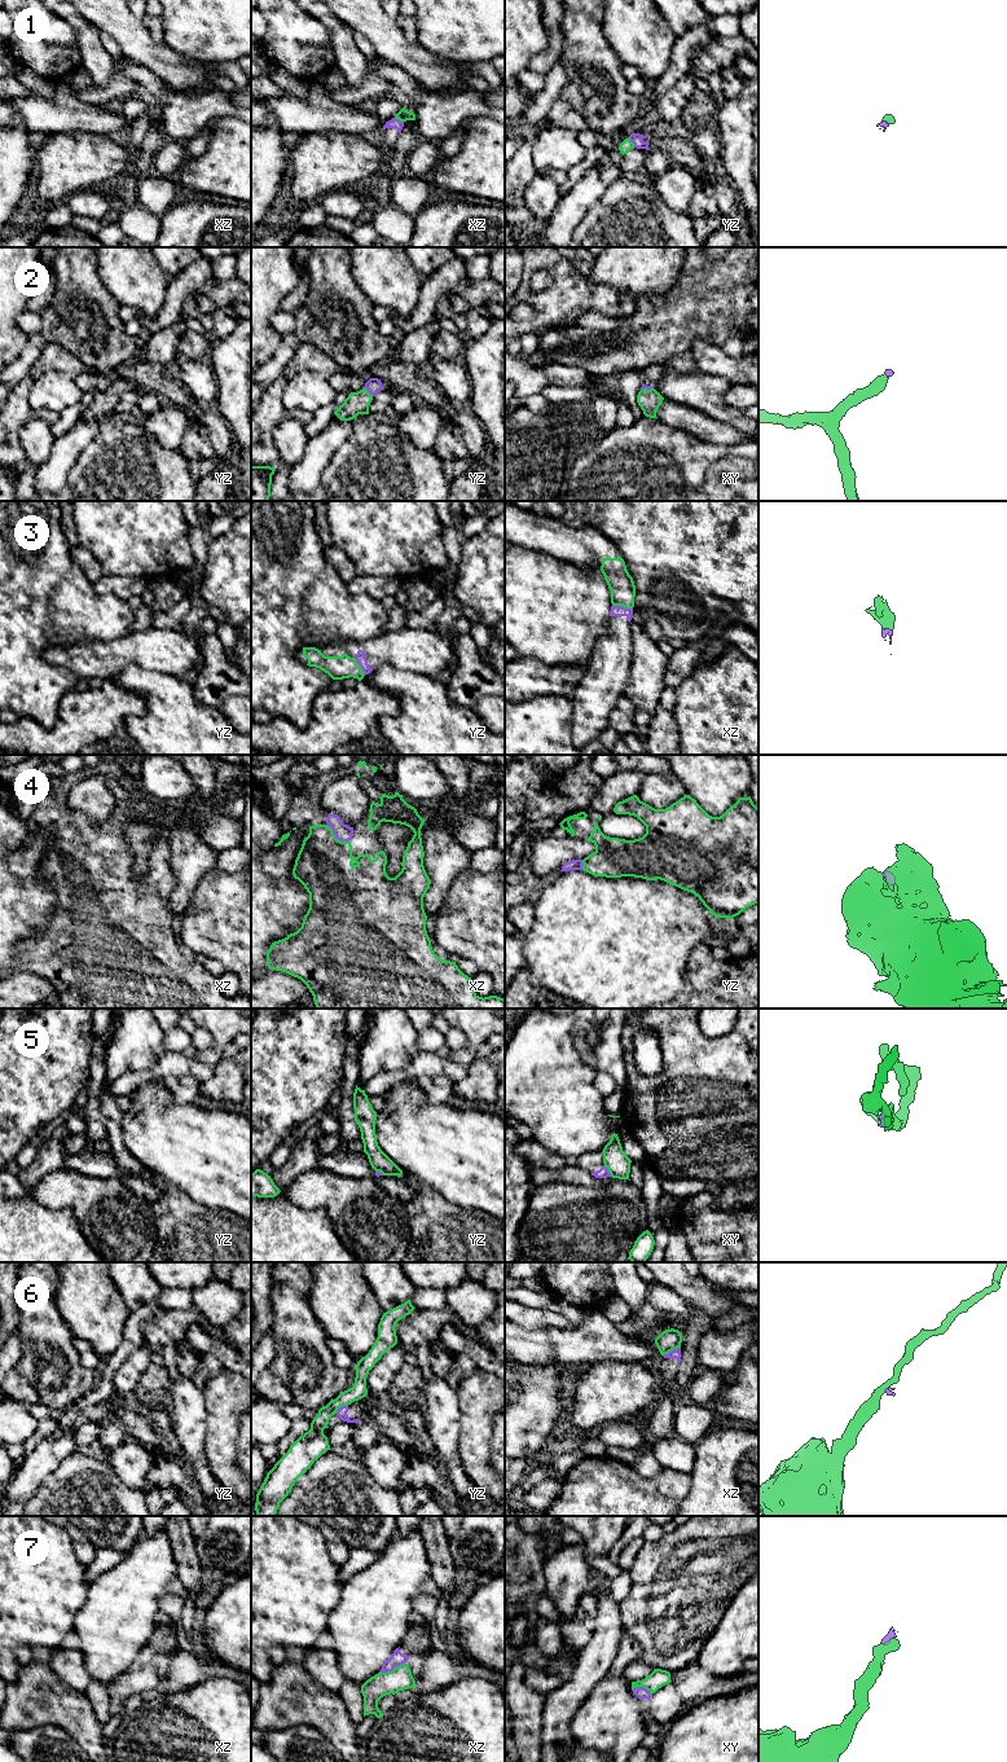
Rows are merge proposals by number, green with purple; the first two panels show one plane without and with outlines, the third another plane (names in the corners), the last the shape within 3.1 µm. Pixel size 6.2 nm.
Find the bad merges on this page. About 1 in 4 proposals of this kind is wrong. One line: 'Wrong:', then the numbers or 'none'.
Wrong: 5, 6

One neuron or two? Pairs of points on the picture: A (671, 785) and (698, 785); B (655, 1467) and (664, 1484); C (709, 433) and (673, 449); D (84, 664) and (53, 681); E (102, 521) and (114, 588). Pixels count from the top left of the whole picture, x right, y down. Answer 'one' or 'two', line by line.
A: two
B: two
C: two
D: two
E: two

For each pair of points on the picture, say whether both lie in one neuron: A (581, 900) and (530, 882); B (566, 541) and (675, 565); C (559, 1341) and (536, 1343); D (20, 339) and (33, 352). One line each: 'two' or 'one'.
A: two
B: two
C: one
D: two

